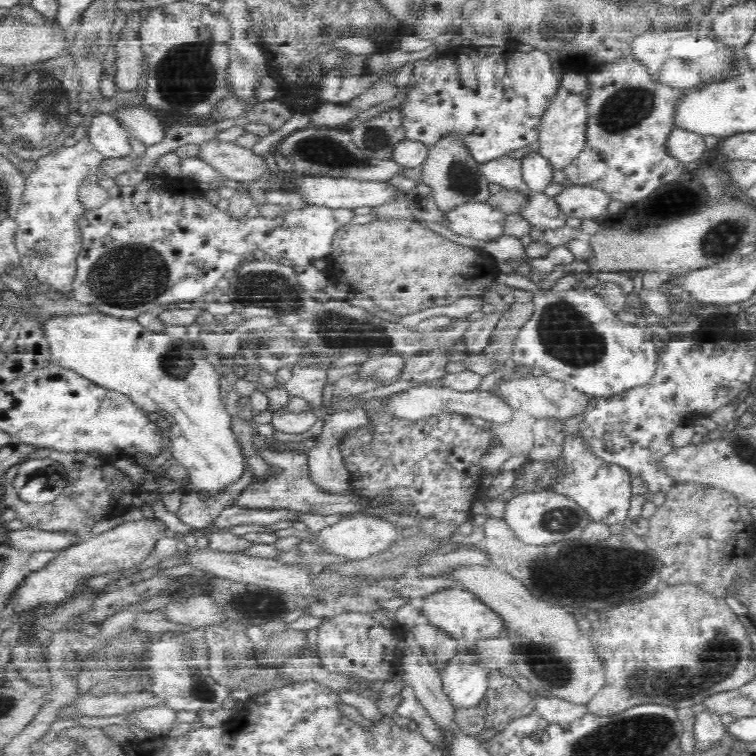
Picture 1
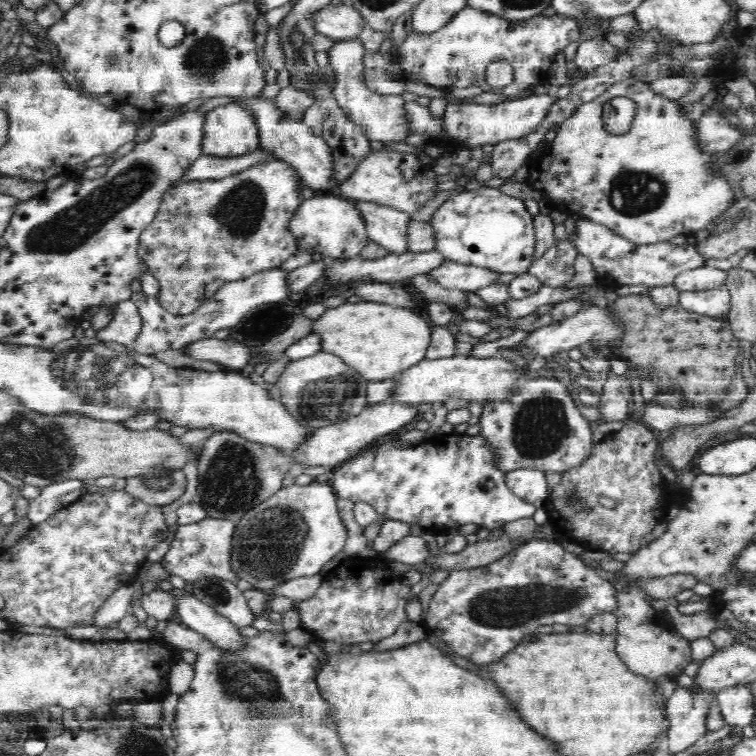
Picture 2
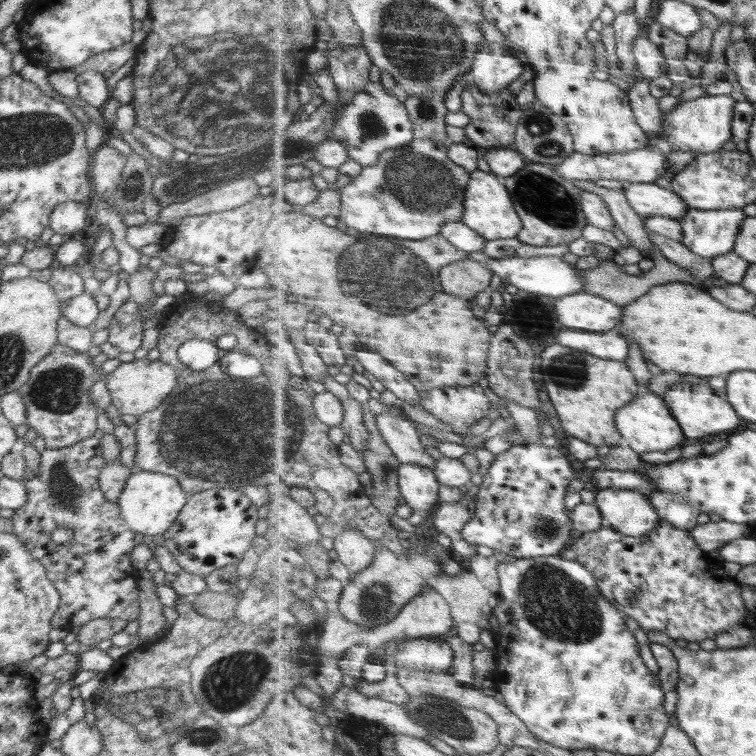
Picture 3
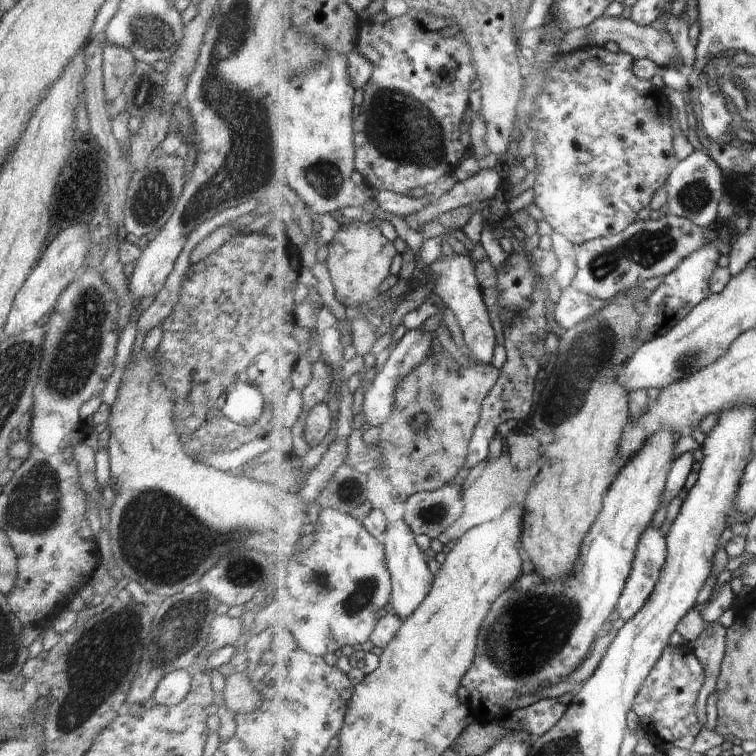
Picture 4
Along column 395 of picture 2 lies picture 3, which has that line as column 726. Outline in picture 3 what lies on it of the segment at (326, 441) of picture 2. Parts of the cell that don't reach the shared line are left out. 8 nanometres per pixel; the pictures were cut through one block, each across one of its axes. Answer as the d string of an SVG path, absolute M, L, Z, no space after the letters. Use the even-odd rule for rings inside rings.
M683 381L676 384L663 397L671 405L671 409L675 412L676 419L680 421L688 440L730 432L730 430L736 430L744 424L745 418L732 406L731 401L717 393L715 388L712 388L712 385L706 381L699 384Z

